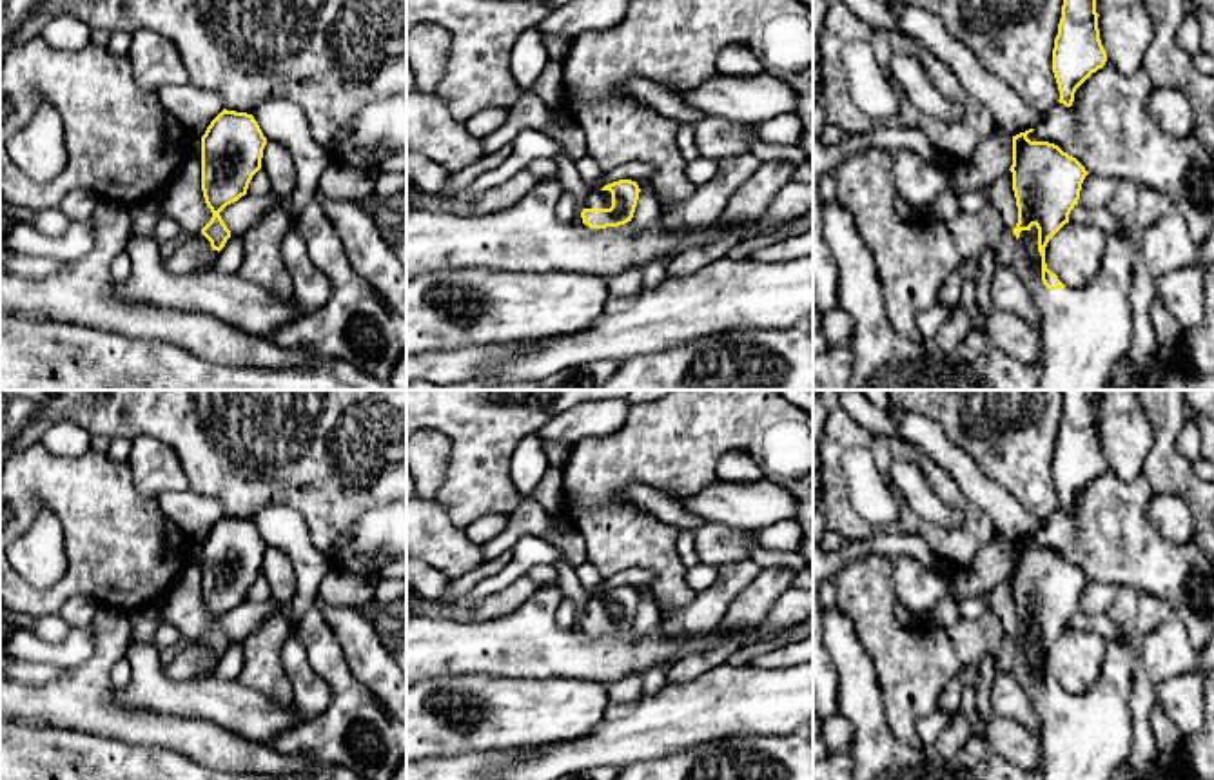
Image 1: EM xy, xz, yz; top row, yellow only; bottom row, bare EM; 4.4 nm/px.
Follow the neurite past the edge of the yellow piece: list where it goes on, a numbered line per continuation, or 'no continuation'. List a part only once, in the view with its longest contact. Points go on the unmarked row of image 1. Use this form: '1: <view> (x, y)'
1: yz (1082, 737)

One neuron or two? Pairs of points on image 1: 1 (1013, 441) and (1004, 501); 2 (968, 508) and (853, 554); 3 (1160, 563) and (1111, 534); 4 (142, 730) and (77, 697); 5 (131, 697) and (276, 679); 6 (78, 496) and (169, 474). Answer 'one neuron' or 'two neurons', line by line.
1: two neurons
2: two neurons
3: one neuron
4: one neuron
5: two neurons
6: two neurons

